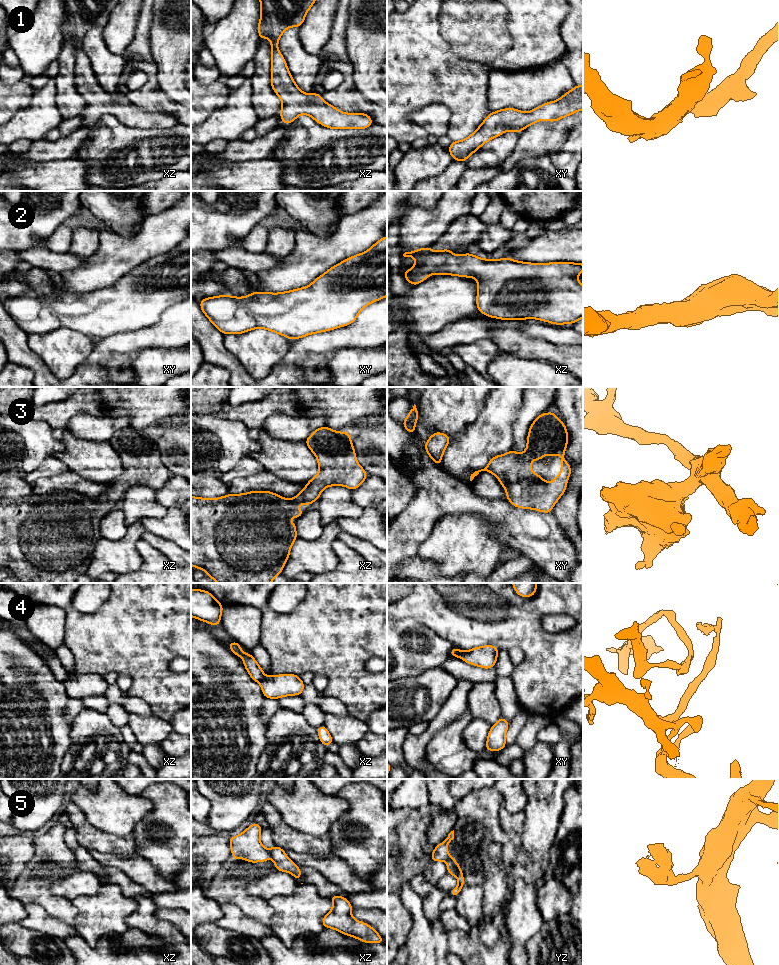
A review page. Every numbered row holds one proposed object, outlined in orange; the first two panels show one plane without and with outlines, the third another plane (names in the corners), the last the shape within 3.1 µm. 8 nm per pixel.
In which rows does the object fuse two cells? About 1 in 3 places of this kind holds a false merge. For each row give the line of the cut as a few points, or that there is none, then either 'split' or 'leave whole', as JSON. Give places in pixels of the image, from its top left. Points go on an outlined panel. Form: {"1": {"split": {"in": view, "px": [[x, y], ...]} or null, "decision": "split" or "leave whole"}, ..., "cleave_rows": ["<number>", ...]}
{"1": {"split": null, "decision": "leave whole"}, "2": {"split": null, "decision": "leave whole"}, "3": {"split": null, "decision": "leave whole"}, "4": {"split": {"in": "xz", "px": [[265, 677], [259, 682]]}, "decision": "split"}, "5": {"split": {"in": "xz", "px": [[267, 850], [269, 855]]}, "decision": "split"}, "cleave_rows": ["4", "5"]}

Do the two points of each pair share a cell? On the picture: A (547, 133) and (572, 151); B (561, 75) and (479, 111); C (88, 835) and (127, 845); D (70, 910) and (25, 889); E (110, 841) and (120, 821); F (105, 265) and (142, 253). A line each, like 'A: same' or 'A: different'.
A: different
B: different
C: same
D: same
E: different
F: same

